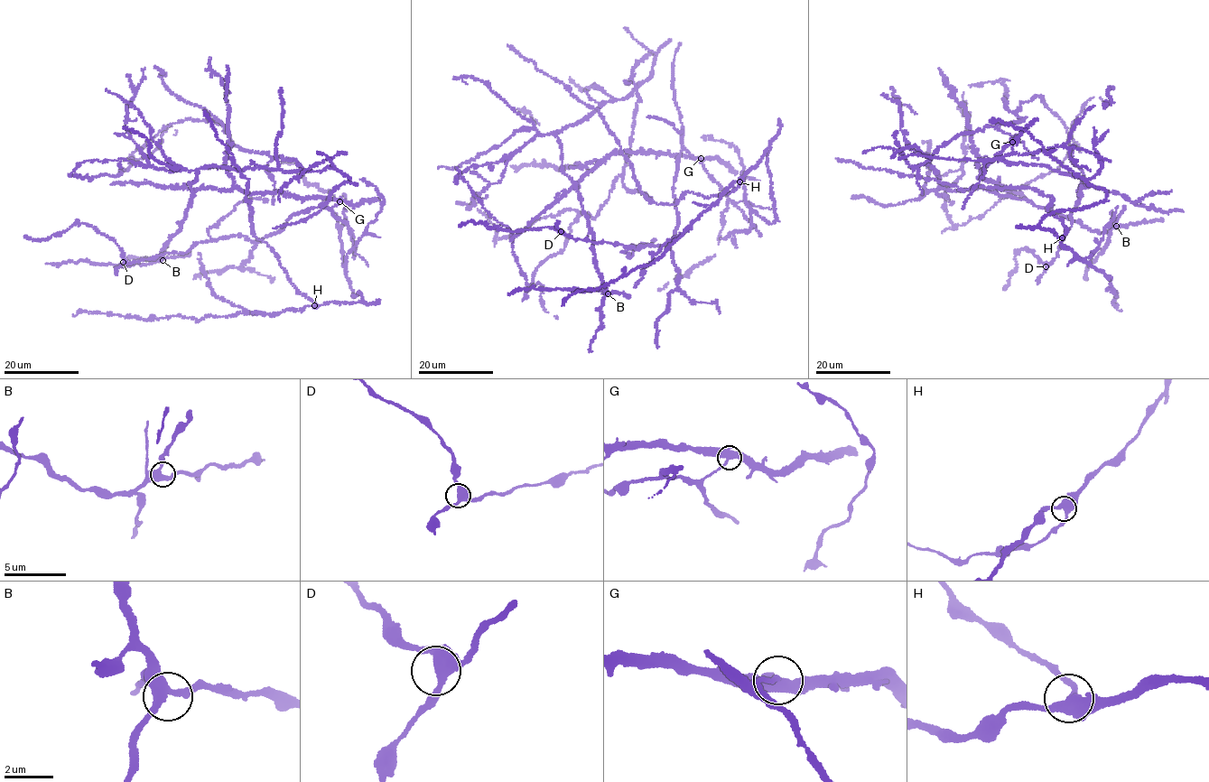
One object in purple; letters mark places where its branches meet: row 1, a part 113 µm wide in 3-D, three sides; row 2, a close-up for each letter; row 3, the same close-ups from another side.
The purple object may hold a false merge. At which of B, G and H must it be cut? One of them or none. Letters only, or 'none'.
none

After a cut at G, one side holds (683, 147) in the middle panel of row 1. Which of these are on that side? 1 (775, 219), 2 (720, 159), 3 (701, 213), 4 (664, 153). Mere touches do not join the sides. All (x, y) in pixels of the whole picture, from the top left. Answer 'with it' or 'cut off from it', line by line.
1: cut off from it
2: cut off from it
3: cut off from it
4: cut off from it

